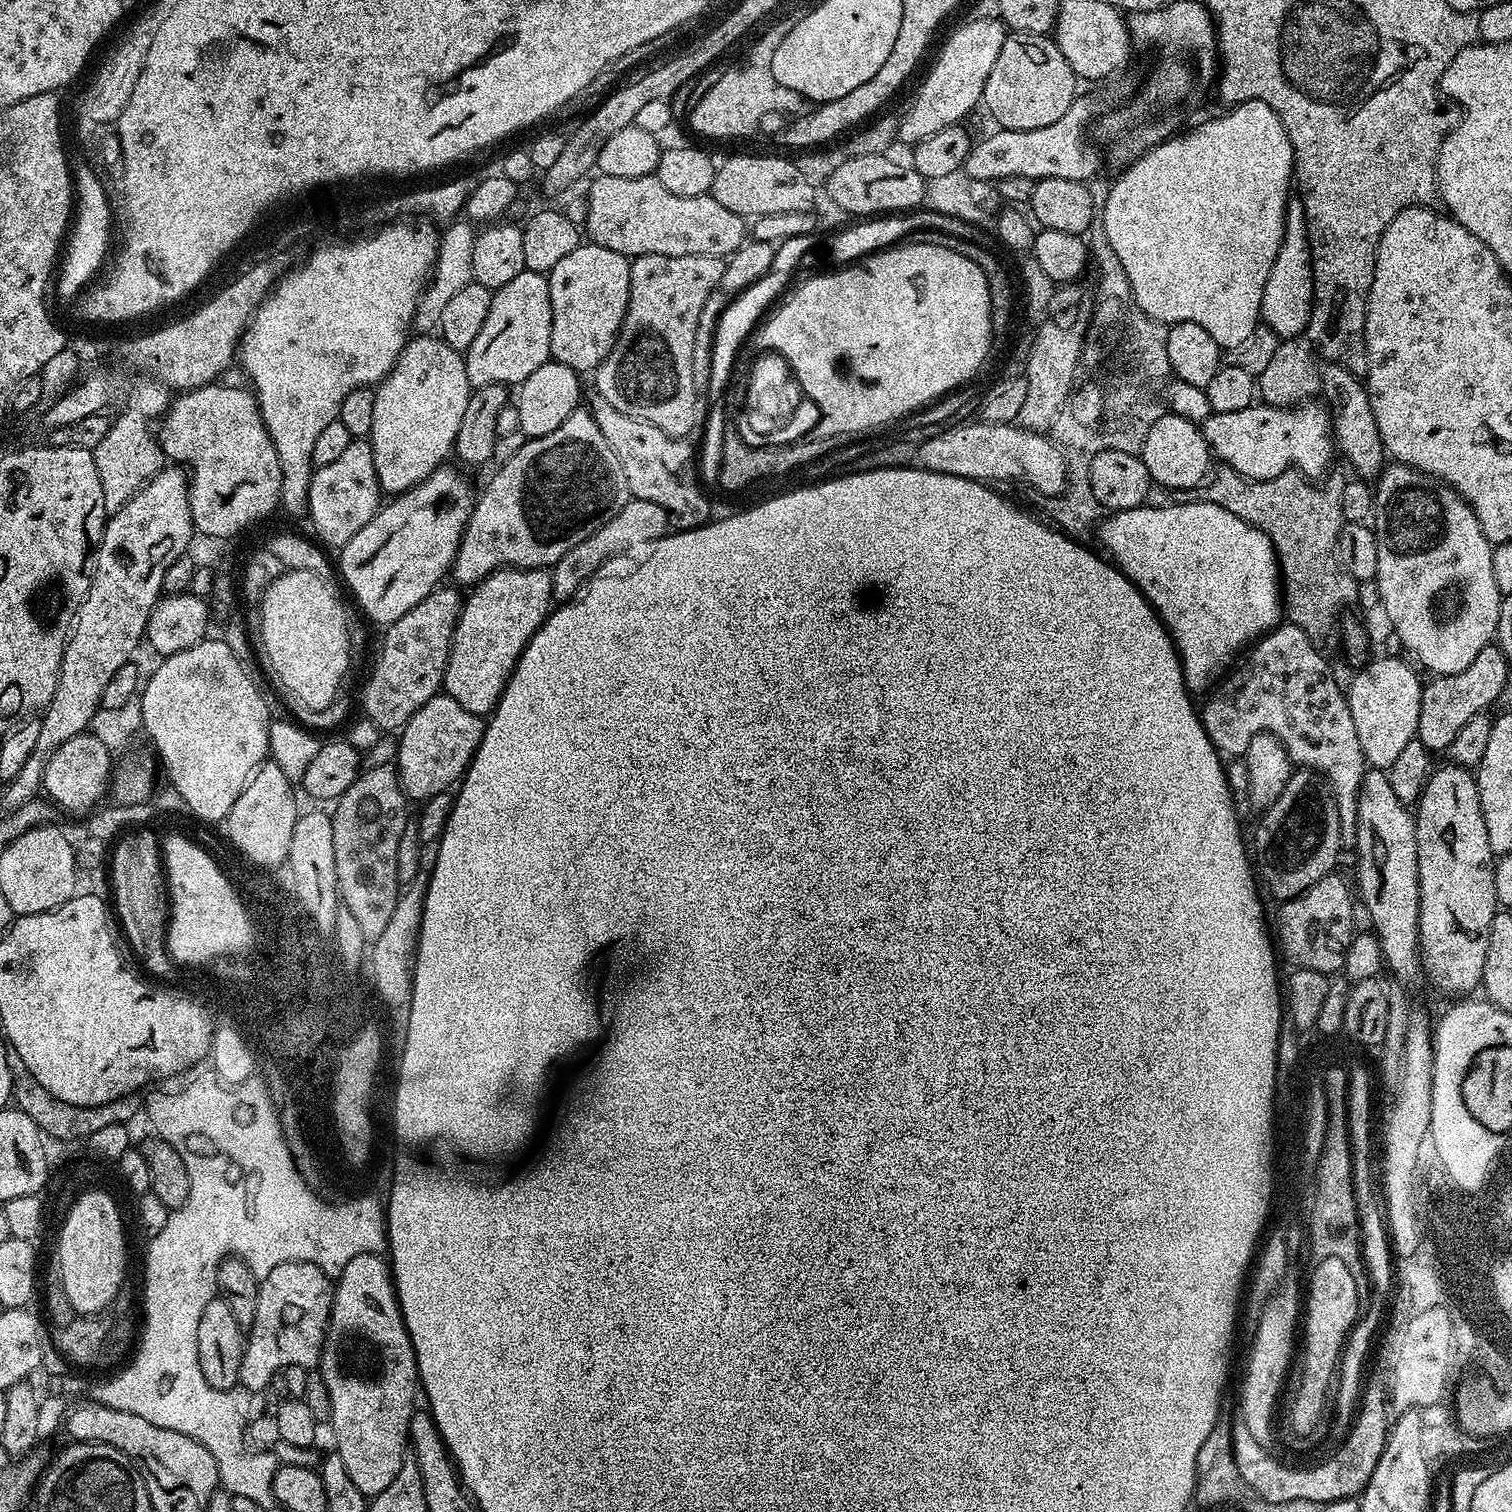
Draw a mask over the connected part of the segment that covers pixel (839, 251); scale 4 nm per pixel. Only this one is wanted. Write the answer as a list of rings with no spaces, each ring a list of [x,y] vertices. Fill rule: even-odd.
[[[920,208],[905,216],[884,216],[881,218],[872,218],[856,223],[858,225],[848,228],[838,233],[828,244],[826,256],[828,259],[838,262],[837,264],[849,264],[854,261],[863,259],[875,251],[881,251],[899,243],[906,233],[917,232],[918,229],[934,229],[936,232],[954,234],[955,237],[972,240],[985,248],[997,249],[999,239],[981,225],[974,225],[958,217],[938,213],[931,208]],[[907,217],[907,218],[906,218]],[[988,231],[988,232],[986,232]]]

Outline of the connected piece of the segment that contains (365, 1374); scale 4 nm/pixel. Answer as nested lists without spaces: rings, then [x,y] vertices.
[[[374,1252],[358,1254],[358,1258],[350,1258],[341,1270],[334,1284],[332,1313],[328,1319],[328,1331],[324,1333],[318,1374],[326,1382],[326,1390],[330,1390],[330,1427],[336,1435],[334,1451],[342,1458],[354,1486],[358,1486],[364,1496],[374,1497],[386,1490],[386,1486],[398,1478],[398,1470],[402,1470],[404,1454],[410,1448],[410,1418],[418,1407],[416,1355],[400,1312],[400,1301],[396,1298],[392,1270],[383,1255]]]

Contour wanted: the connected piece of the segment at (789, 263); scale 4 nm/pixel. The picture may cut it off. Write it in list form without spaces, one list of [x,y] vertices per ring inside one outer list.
[[[811,235],[795,236],[789,240],[781,240],[780,243],[776,245],[774,262],[770,266],[768,273],[758,282],[754,282],[745,292],[741,292],[740,295],[729,304],[727,310],[720,315],[720,320],[716,324],[716,331],[714,333],[712,369],[708,375],[708,386],[706,389],[706,395],[710,398],[709,401],[720,402],[724,400],[724,387],[728,384],[728,375],[732,372],[732,363],[736,360],[736,351],[739,350],[740,343],[742,343],[747,336],[749,338],[750,333],[757,327],[758,321],[769,311],[768,303],[770,303],[780,291],[783,293],[785,289],[789,287],[788,279],[791,278],[792,271],[797,271],[797,269],[800,268],[803,256],[817,247],[815,245],[816,239],[817,237],[815,235]]]

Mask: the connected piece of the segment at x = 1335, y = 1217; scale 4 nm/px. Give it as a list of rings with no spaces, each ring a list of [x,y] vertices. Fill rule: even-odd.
[[[1341,1070],[1328,1075],[1328,1110],[1323,1126],[1326,1140],[1319,1149],[1317,1166],[1317,1190],[1320,1192],[1319,1207],[1315,1207],[1308,1220],[1310,1224],[1310,1242],[1312,1259],[1319,1262],[1326,1258],[1339,1258],[1350,1270],[1354,1286],[1364,1290],[1370,1281],[1362,1255],[1360,1238],[1360,1219],[1354,1202],[1354,1178],[1352,1177],[1352,1146],[1350,1130],[1347,1128],[1347,1090],[1348,1073]]]

